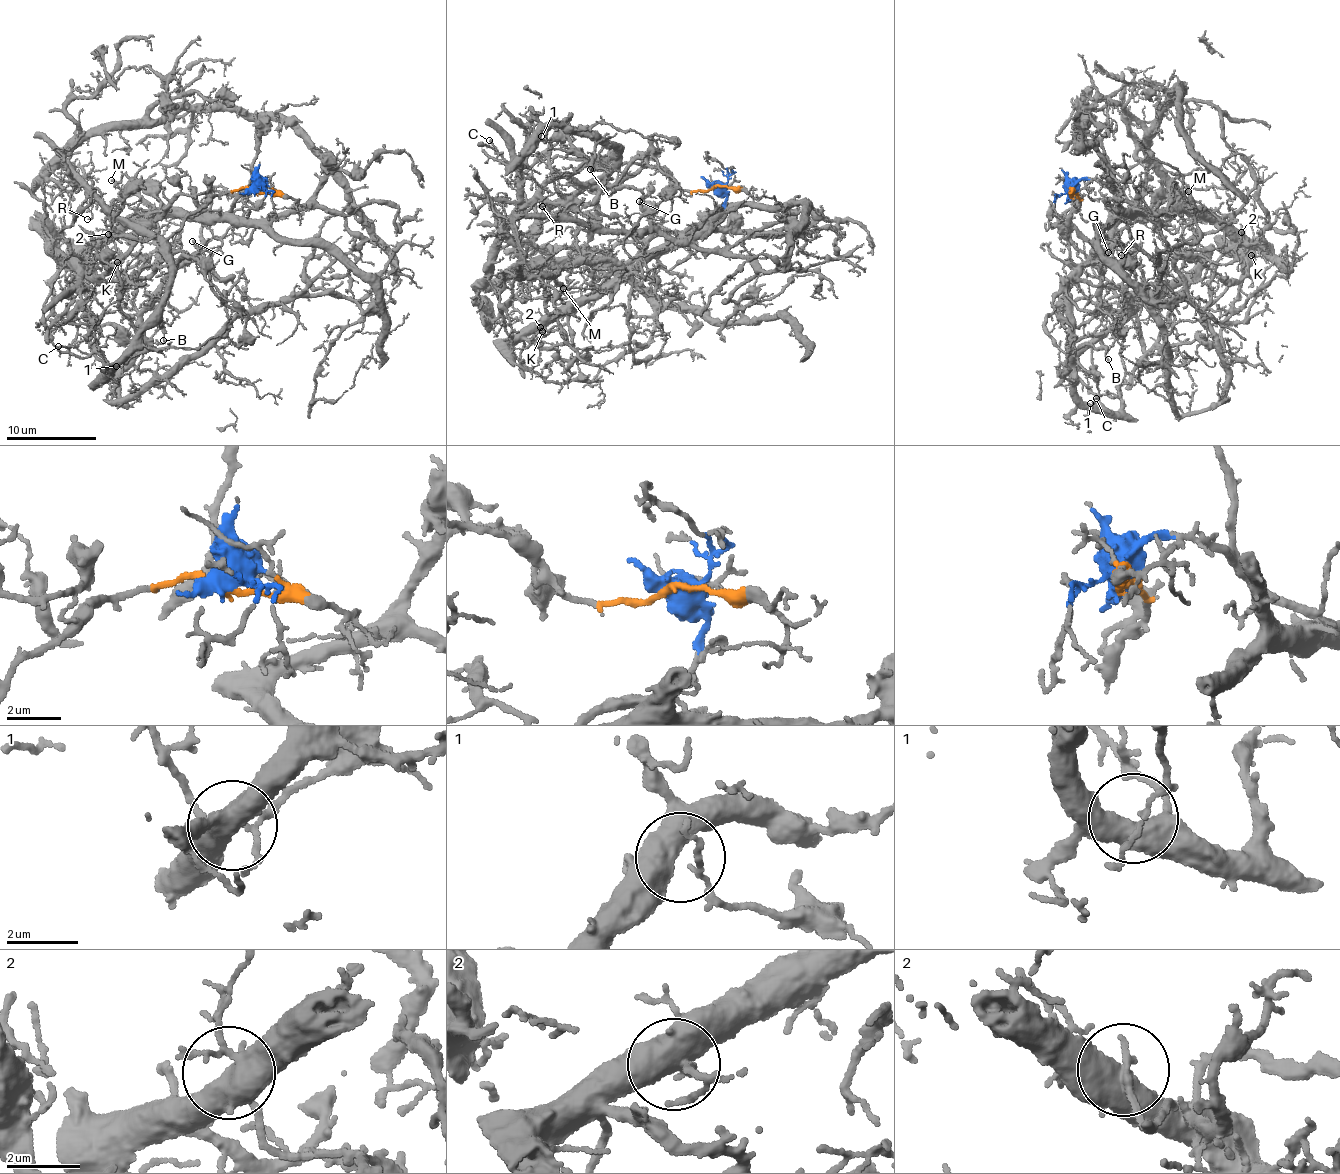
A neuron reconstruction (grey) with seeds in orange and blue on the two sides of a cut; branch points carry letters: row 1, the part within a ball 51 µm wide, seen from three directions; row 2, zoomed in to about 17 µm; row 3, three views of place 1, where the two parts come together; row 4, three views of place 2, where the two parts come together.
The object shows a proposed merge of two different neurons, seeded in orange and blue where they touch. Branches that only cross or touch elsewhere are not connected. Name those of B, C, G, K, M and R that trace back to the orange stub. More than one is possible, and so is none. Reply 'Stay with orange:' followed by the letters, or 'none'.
Stay with orange: B, C, G, M, R

